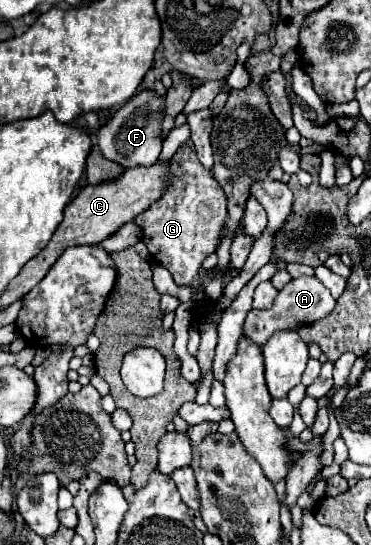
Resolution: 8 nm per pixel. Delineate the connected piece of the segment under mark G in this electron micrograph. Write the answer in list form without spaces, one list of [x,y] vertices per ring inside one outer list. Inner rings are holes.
[[[182,145],[174,159],[176,169],[170,189],[134,221],[142,229],[142,241],[150,255],[172,273],[176,285],[198,287],[198,269],[202,261],[216,251],[222,239],[224,223],[228,219],[228,201],[212,173],[200,165],[192,145]]]

